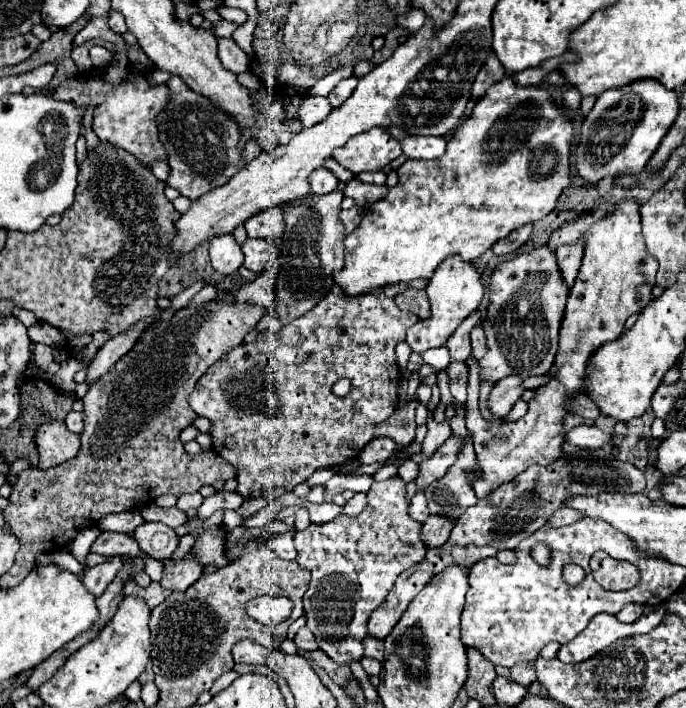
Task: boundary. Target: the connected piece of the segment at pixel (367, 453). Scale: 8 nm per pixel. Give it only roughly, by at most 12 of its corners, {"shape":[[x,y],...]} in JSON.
{"shape":[[375,438],[361,450],[363,464],[383,462],[397,452],[391,438]]}

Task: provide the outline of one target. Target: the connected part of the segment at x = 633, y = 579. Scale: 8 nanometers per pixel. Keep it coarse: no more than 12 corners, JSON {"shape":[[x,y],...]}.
{"shape":[[599,550],[593,578],[607,590],[639,584],[639,568]]}

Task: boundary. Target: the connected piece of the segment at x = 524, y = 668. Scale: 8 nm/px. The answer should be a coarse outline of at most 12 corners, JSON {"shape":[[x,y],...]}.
{"shape":[[531,662],[513,666],[511,678],[529,688],[535,680]]}

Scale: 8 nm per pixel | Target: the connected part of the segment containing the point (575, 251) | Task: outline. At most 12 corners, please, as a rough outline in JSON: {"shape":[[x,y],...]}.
{"shape":[[583,242],[557,248],[559,270],[571,288],[579,272]]}

